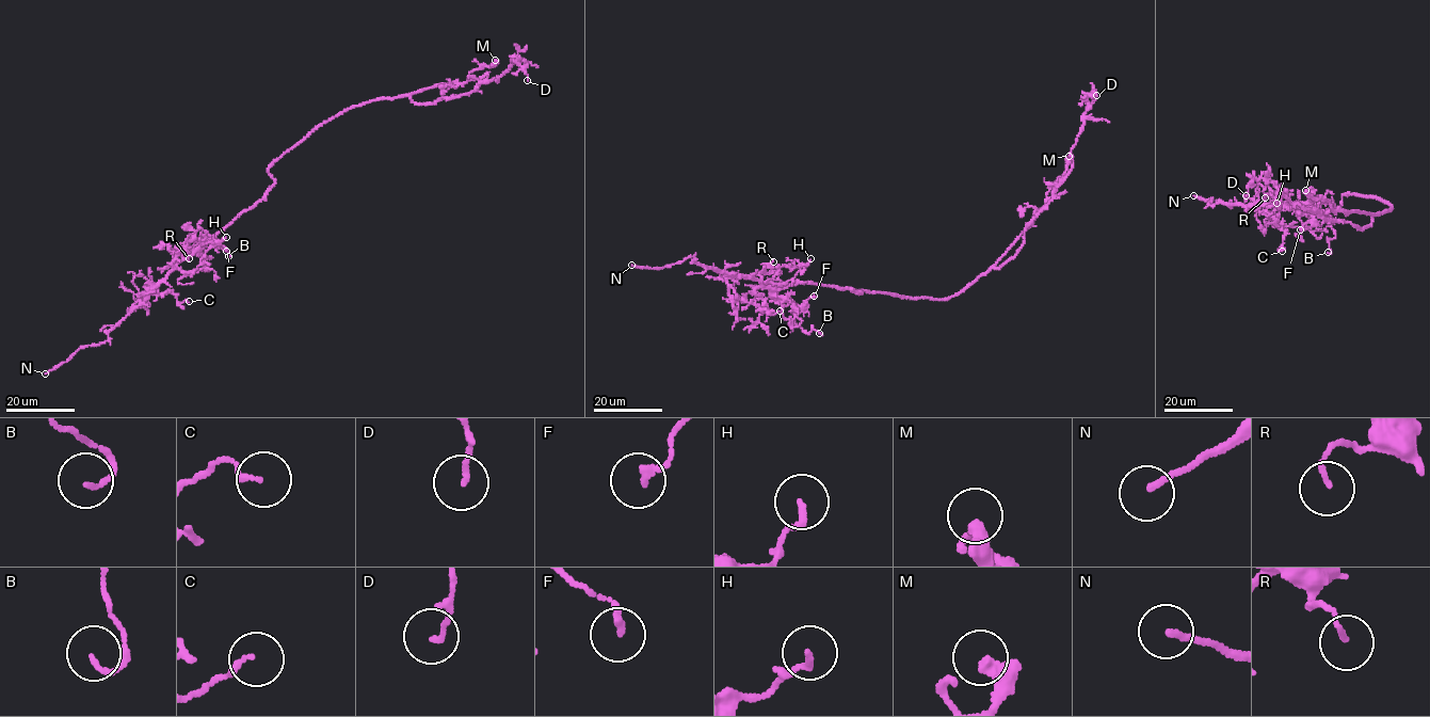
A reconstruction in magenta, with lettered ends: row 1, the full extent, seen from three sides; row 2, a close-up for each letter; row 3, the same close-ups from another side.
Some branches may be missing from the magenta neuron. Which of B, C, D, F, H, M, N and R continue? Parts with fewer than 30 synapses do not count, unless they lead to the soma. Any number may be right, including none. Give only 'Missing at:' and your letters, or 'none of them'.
Missing at: N

